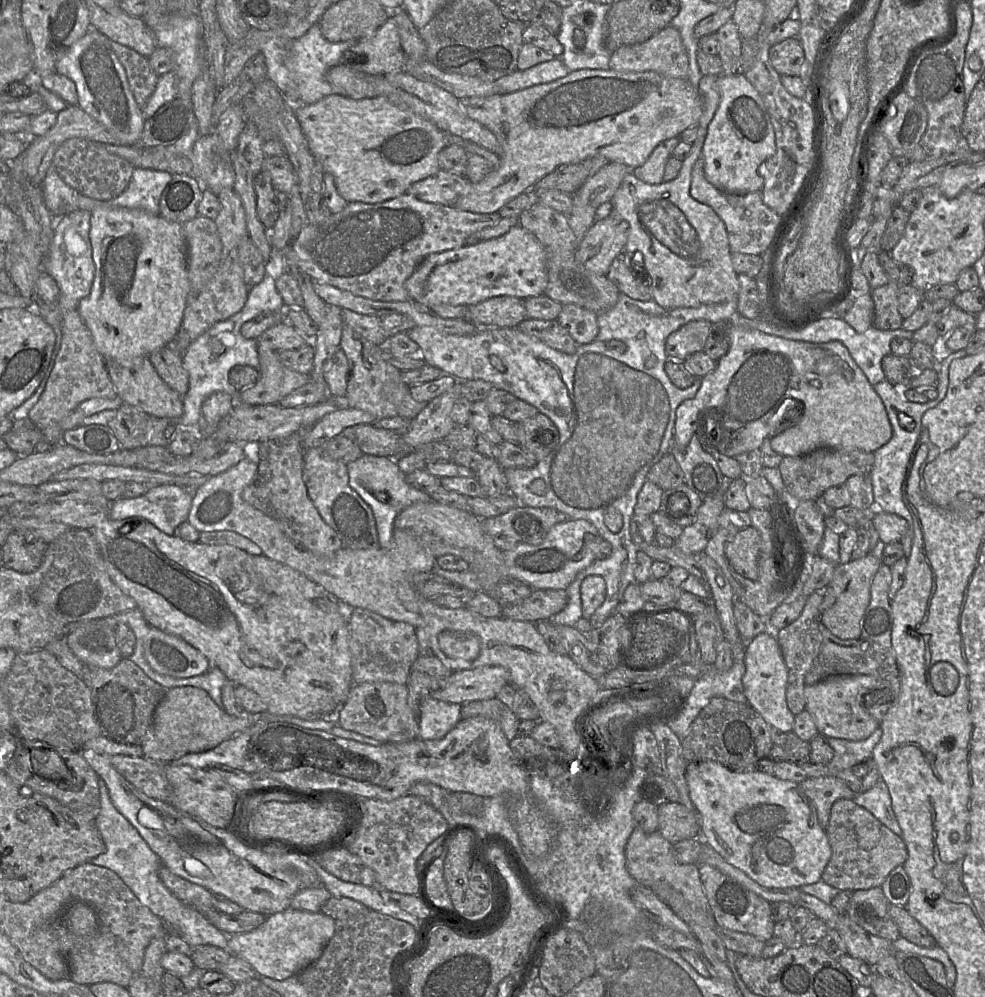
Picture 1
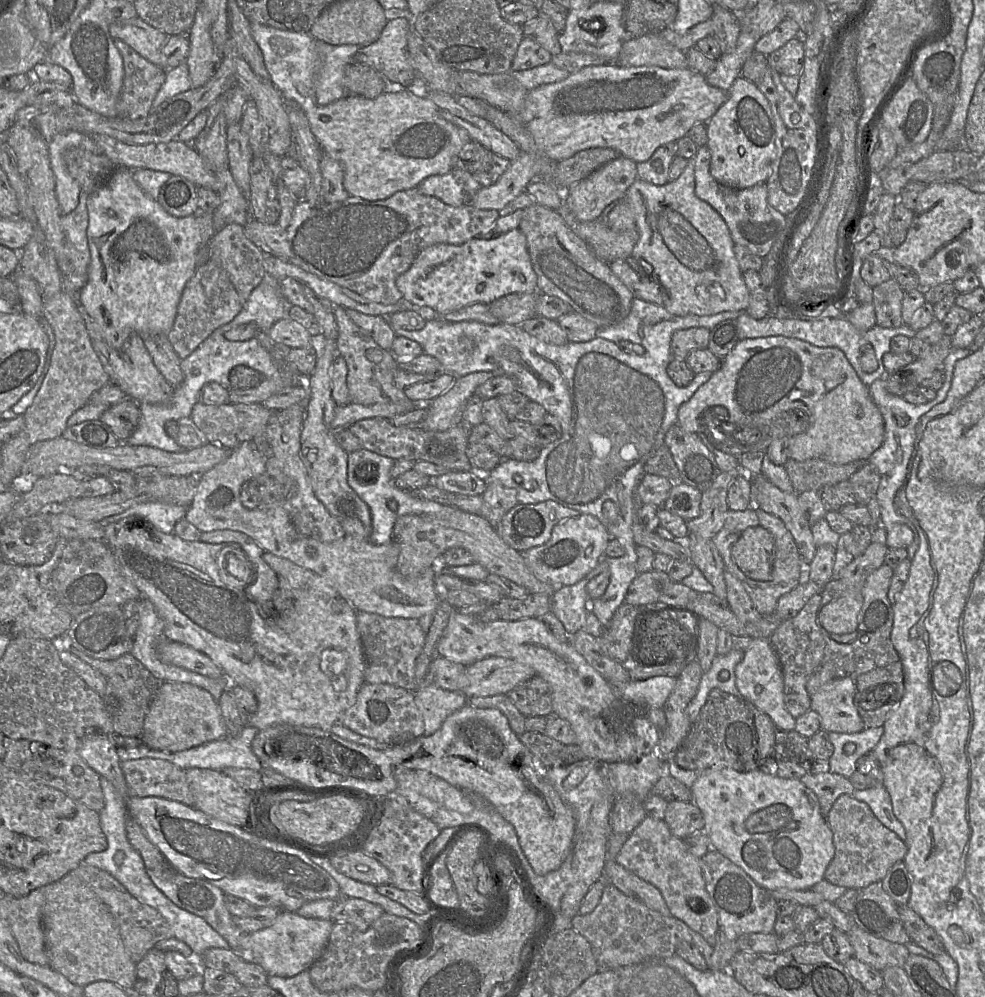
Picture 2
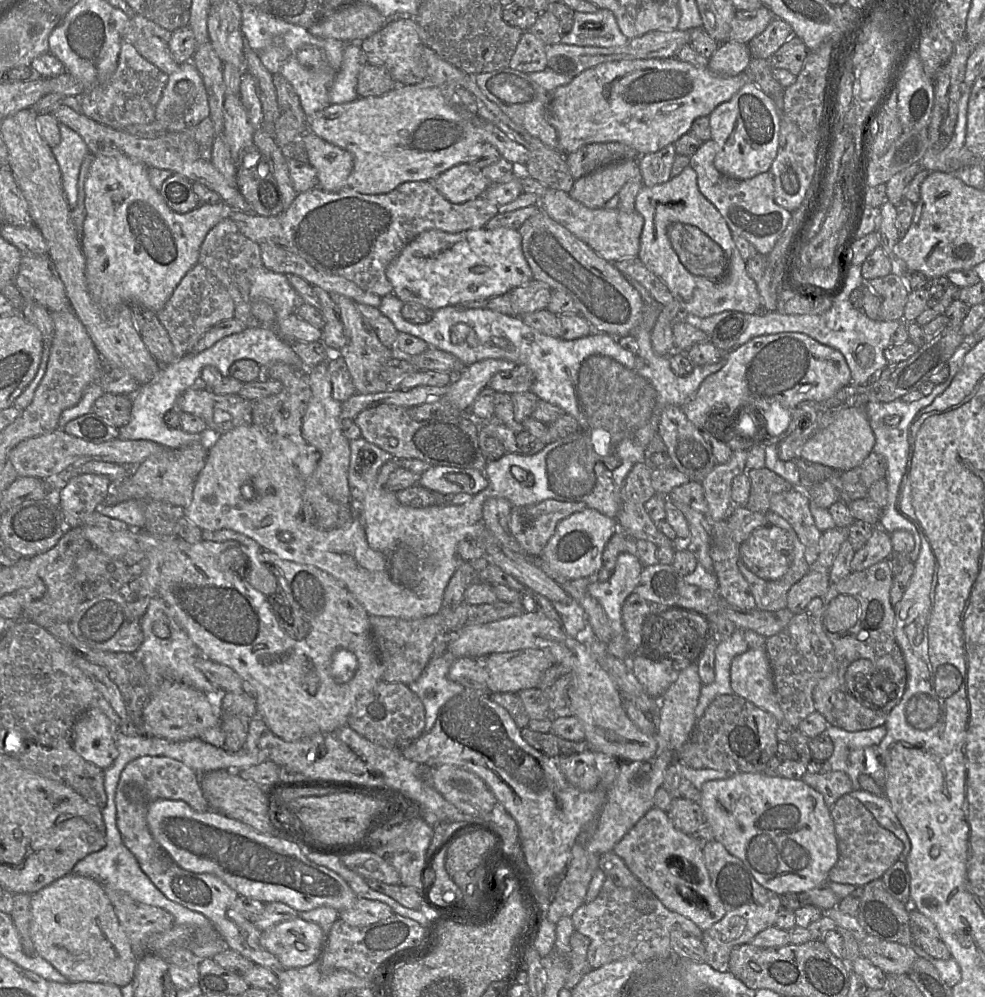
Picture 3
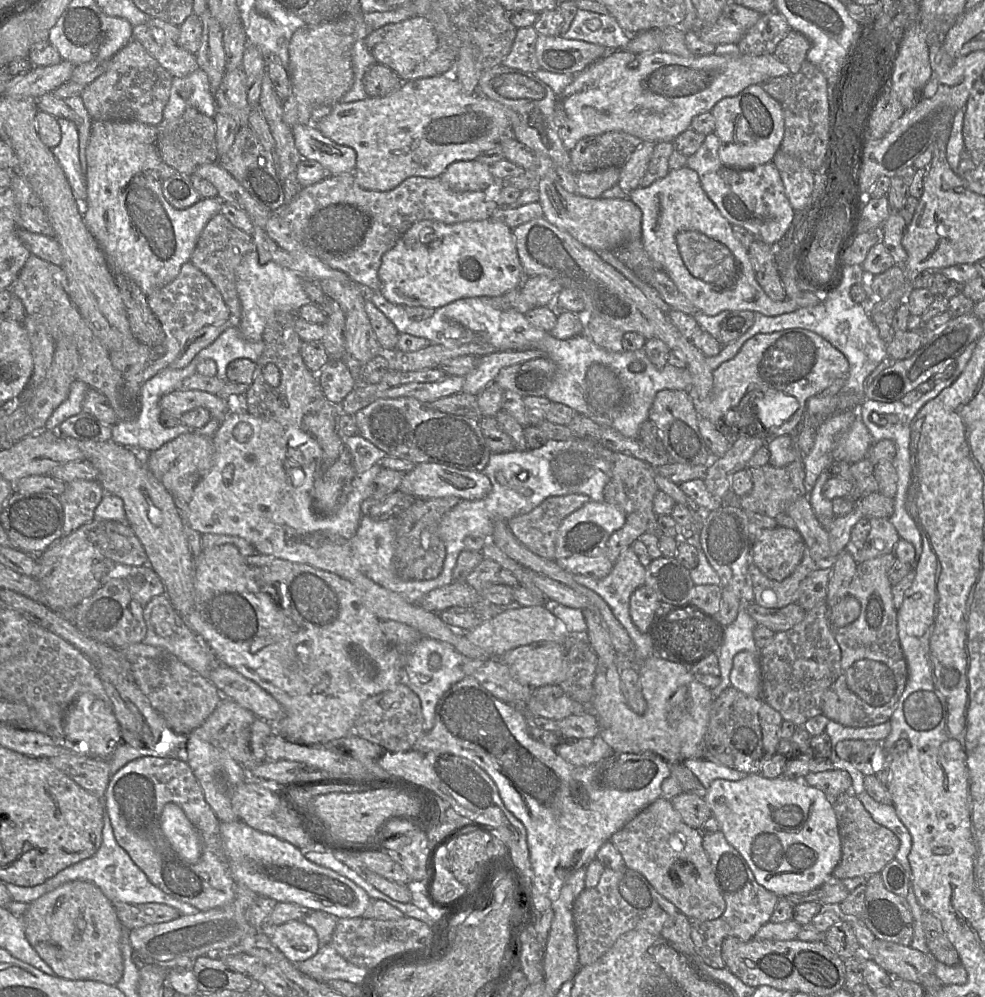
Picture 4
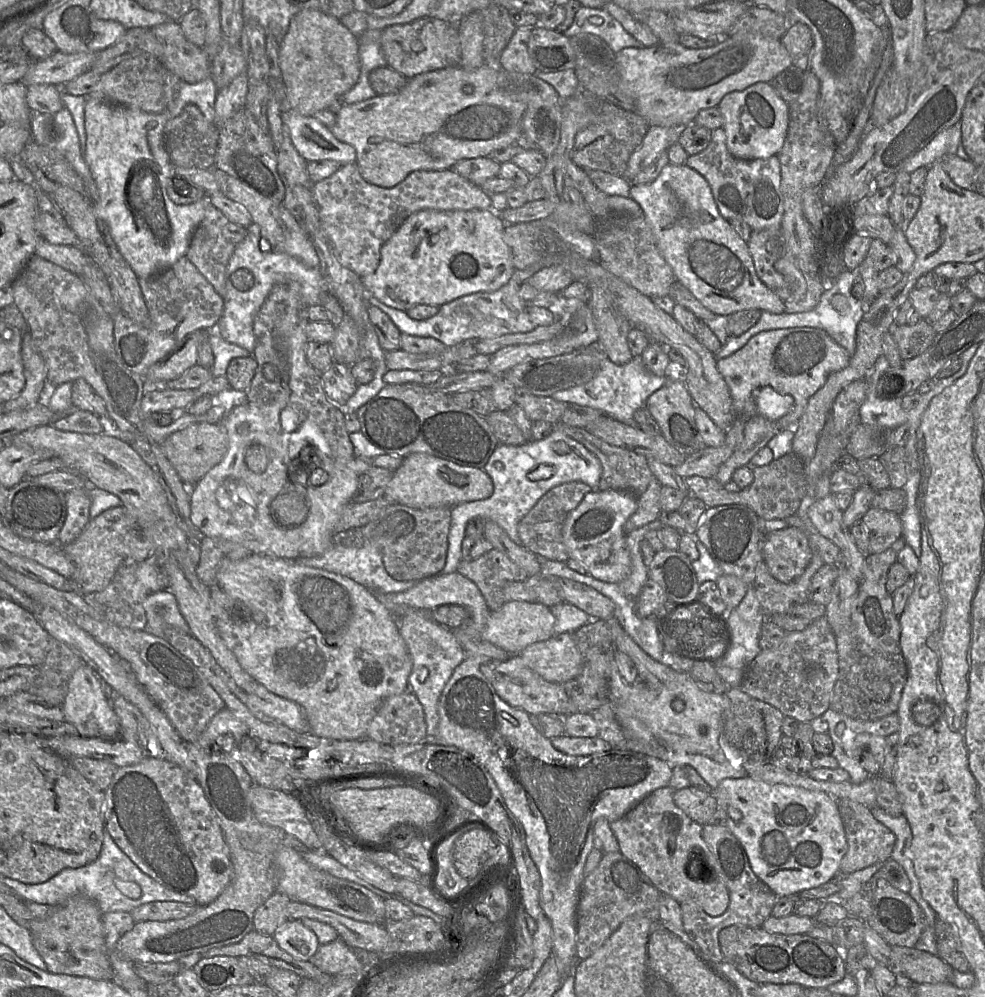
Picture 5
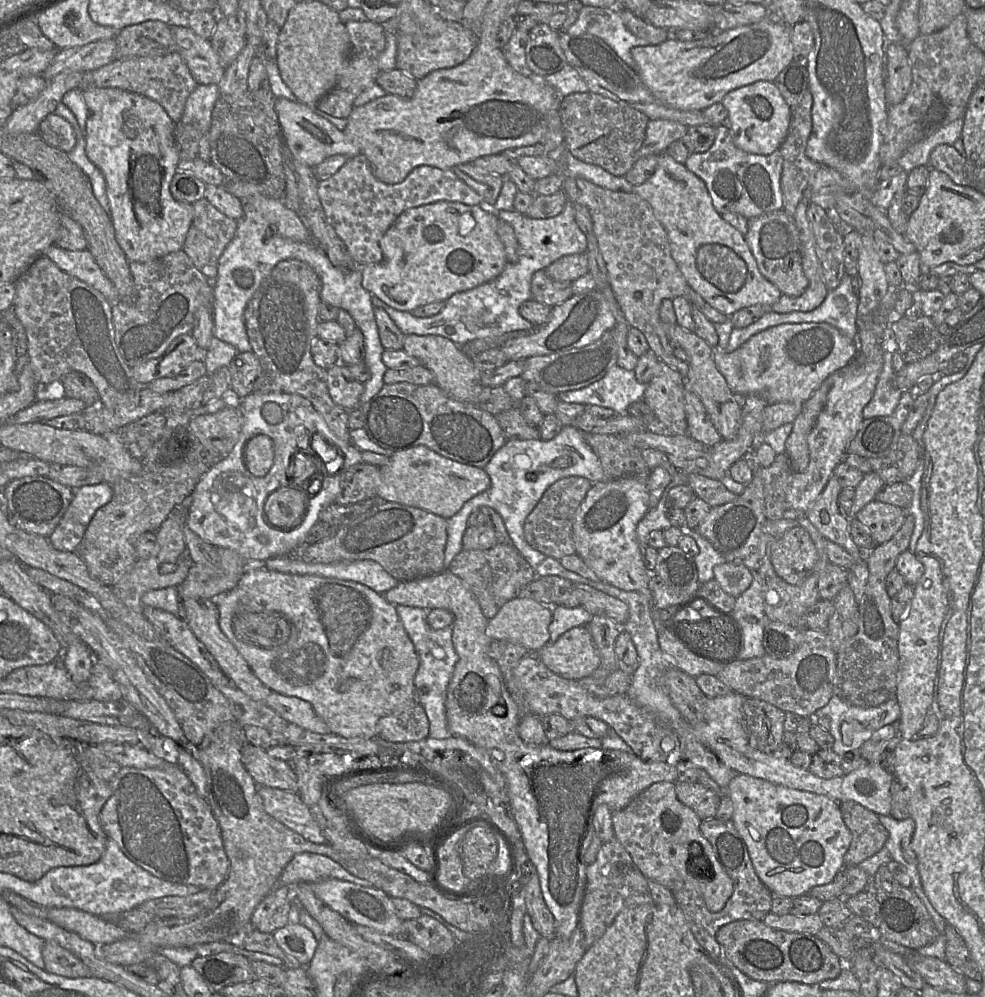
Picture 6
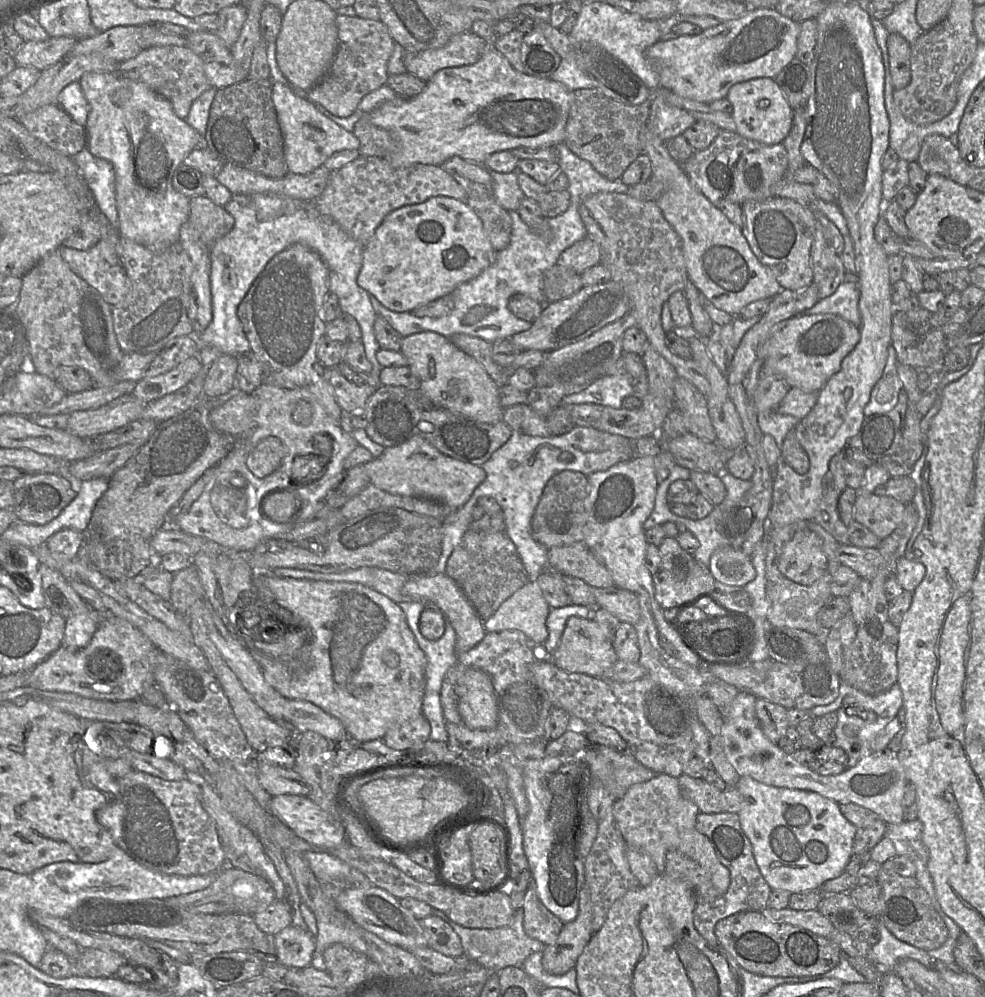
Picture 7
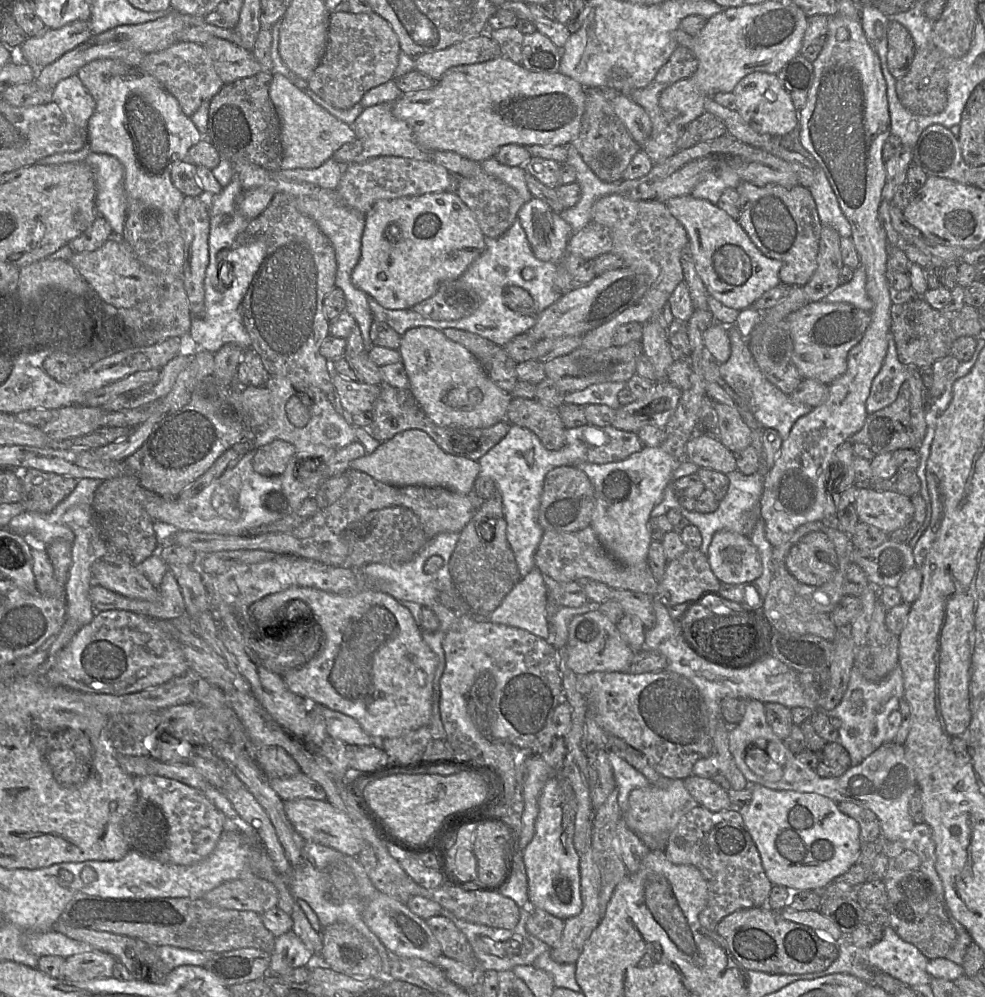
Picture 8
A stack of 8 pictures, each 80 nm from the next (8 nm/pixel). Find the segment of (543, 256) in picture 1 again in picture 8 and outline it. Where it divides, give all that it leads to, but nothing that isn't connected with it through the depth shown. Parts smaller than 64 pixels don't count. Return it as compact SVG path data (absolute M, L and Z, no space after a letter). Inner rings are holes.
M455 193L380 200L365 215L361 255L351 281L386 309L411 309L434 295L442 282L458 279L484 250L485 235Z

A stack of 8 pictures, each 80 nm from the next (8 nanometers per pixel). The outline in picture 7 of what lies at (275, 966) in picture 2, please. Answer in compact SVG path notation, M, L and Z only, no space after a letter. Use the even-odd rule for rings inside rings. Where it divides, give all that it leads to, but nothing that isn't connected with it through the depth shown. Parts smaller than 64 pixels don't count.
M292 925L274 935L277 963L290 969L309 966L315 957L316 937Z

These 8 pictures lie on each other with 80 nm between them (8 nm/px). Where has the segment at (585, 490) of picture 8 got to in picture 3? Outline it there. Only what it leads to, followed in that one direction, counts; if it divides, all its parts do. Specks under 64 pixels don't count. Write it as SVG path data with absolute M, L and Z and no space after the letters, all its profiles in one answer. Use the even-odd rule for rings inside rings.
M554 499L532 505L514 506L508 525L512 535L527 554L540 556L557 524L585 508L586 504L583 502L563 502Z

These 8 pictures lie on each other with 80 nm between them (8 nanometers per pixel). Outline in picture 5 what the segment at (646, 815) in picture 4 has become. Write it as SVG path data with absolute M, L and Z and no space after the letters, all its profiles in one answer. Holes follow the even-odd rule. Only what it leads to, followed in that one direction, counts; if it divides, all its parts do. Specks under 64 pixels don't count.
M669 786L658 788L623 817L610 823L620 847L619 851L636 864L662 894L674 898L679 904L684 901L694 901L708 915L720 916L728 908L729 891L723 880L716 874L716 860L702 837L702 825L688 817L675 804L673 794L674 790Z

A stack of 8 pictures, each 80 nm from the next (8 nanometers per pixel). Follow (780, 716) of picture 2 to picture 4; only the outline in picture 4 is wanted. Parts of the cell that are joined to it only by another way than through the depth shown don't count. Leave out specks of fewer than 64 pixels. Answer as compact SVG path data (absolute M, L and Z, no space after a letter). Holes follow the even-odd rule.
M743 651L733 658L733 666L730 672L731 686L744 694L761 698L762 676L759 654Z

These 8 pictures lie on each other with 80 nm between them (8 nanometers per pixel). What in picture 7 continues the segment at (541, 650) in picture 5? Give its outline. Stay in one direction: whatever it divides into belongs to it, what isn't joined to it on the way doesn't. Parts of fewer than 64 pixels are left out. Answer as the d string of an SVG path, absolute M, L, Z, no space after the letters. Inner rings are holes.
M580 617L568 619L560 644L547 659L566 672L597 677L606 674L619 661L613 642L606 637L601 625L593 619Z

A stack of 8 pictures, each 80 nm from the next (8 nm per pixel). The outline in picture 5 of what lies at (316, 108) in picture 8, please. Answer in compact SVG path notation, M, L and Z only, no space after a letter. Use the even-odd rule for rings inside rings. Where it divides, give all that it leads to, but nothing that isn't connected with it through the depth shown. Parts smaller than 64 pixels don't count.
M285 109L283 121L293 145L306 161L334 160L341 165L356 161L355 148L336 139L330 129L314 116L303 116Z

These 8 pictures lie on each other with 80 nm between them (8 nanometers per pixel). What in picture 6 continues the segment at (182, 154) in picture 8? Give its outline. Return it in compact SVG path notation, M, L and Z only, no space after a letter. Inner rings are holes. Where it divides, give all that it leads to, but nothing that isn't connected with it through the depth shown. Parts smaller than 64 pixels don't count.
M87 89L83 98L87 107L86 155L104 174L115 237L127 259L148 262L183 249L194 207L193 203L175 200L170 192L170 183L180 162L174 140L175 122L158 102L127 90Z

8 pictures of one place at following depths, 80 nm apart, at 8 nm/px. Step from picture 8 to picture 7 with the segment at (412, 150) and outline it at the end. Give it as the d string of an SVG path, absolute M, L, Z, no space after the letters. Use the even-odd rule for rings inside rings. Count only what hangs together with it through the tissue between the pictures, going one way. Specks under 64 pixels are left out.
M364 113L355 123L353 133L359 140L360 156L382 157L392 151L390 133L375 126L369 113Z

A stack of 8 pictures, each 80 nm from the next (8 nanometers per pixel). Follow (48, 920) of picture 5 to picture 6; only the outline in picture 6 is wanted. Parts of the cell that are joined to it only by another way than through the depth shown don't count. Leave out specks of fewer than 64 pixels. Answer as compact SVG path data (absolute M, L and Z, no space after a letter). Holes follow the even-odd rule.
M45 942L42 949L44 970L67 978L92 976L88 967L74 954L55 942Z

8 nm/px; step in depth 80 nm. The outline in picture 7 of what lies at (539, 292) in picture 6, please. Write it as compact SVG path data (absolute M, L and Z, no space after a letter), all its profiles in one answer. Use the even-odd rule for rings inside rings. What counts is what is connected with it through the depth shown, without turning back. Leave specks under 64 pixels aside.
M558 264L543 274L543 291L547 303L557 302L575 294L583 287L581 274Z

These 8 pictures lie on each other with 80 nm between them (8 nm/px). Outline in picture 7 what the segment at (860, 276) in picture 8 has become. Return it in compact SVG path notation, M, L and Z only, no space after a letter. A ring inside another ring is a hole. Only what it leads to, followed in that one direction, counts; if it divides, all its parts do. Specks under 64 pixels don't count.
M843 282L834 294L821 299L802 314L835 314L860 328L859 300L859 284Z

